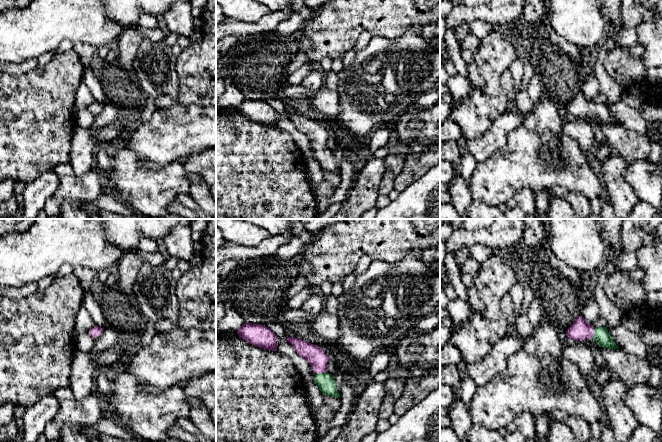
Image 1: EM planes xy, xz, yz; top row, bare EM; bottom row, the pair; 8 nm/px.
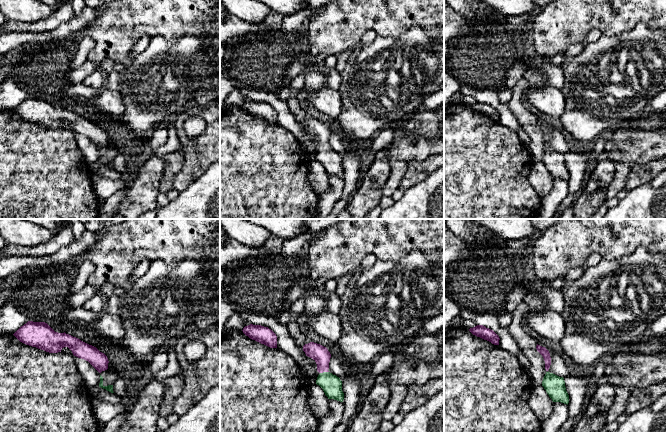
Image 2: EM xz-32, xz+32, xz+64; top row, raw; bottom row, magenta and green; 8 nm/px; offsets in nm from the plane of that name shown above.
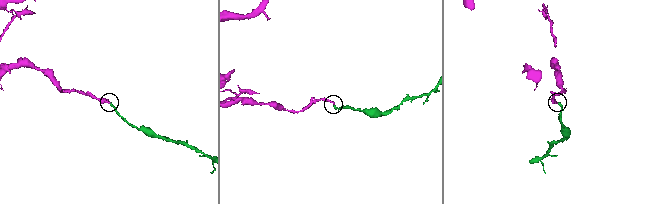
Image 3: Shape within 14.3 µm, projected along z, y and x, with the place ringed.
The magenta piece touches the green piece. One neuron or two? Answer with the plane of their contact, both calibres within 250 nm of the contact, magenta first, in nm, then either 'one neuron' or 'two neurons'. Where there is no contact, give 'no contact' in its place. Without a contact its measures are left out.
meets magenta in xz; 160 nm thick on the magenta side, 140 nm on the other; one neuron

